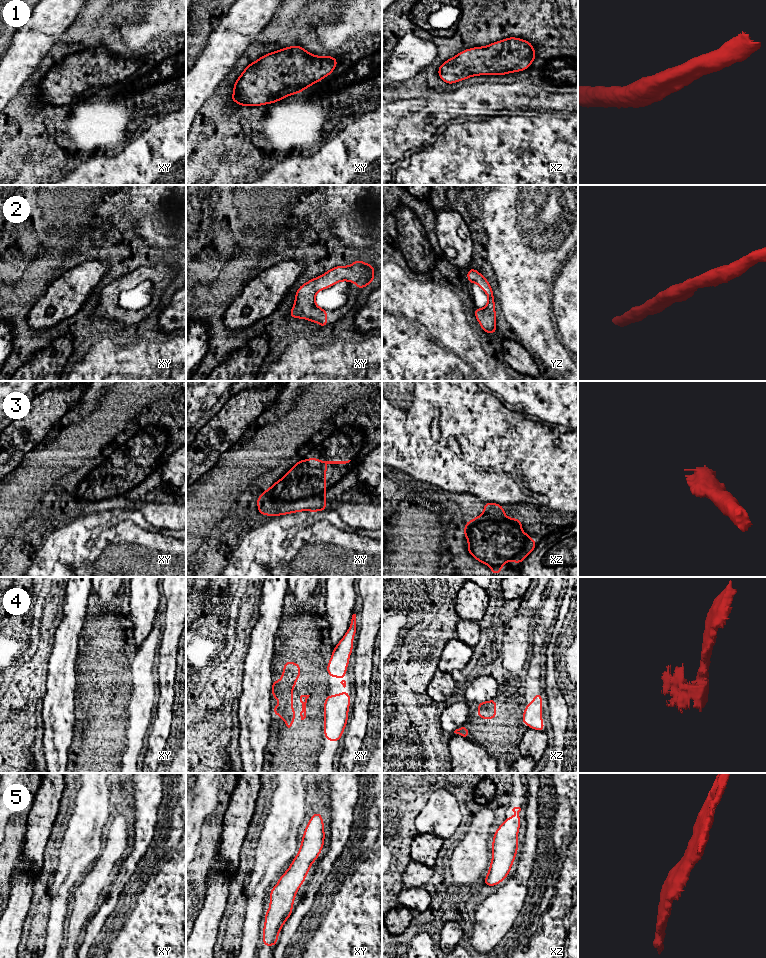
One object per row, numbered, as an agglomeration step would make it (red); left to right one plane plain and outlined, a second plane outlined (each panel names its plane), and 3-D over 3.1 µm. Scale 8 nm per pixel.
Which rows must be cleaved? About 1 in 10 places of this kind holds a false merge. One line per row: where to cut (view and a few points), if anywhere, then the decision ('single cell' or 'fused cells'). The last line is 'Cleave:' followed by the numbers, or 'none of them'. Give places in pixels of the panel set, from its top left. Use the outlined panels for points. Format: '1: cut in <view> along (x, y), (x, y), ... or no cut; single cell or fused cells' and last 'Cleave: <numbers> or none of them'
1: no cut; single cell
2: no cut; single cell
3: no cut; single cell
4: no cut; single cell
5: no cut; single cell
Cleave: none of them

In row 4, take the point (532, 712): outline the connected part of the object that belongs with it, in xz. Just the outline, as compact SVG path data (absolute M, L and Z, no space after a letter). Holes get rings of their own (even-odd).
M535 692L535 696L532 703L528 704L524 708L522 723L523 725L528 725L532 729L543 732L546 727L542 723L542 700L542 695L540 695L538 692Z

